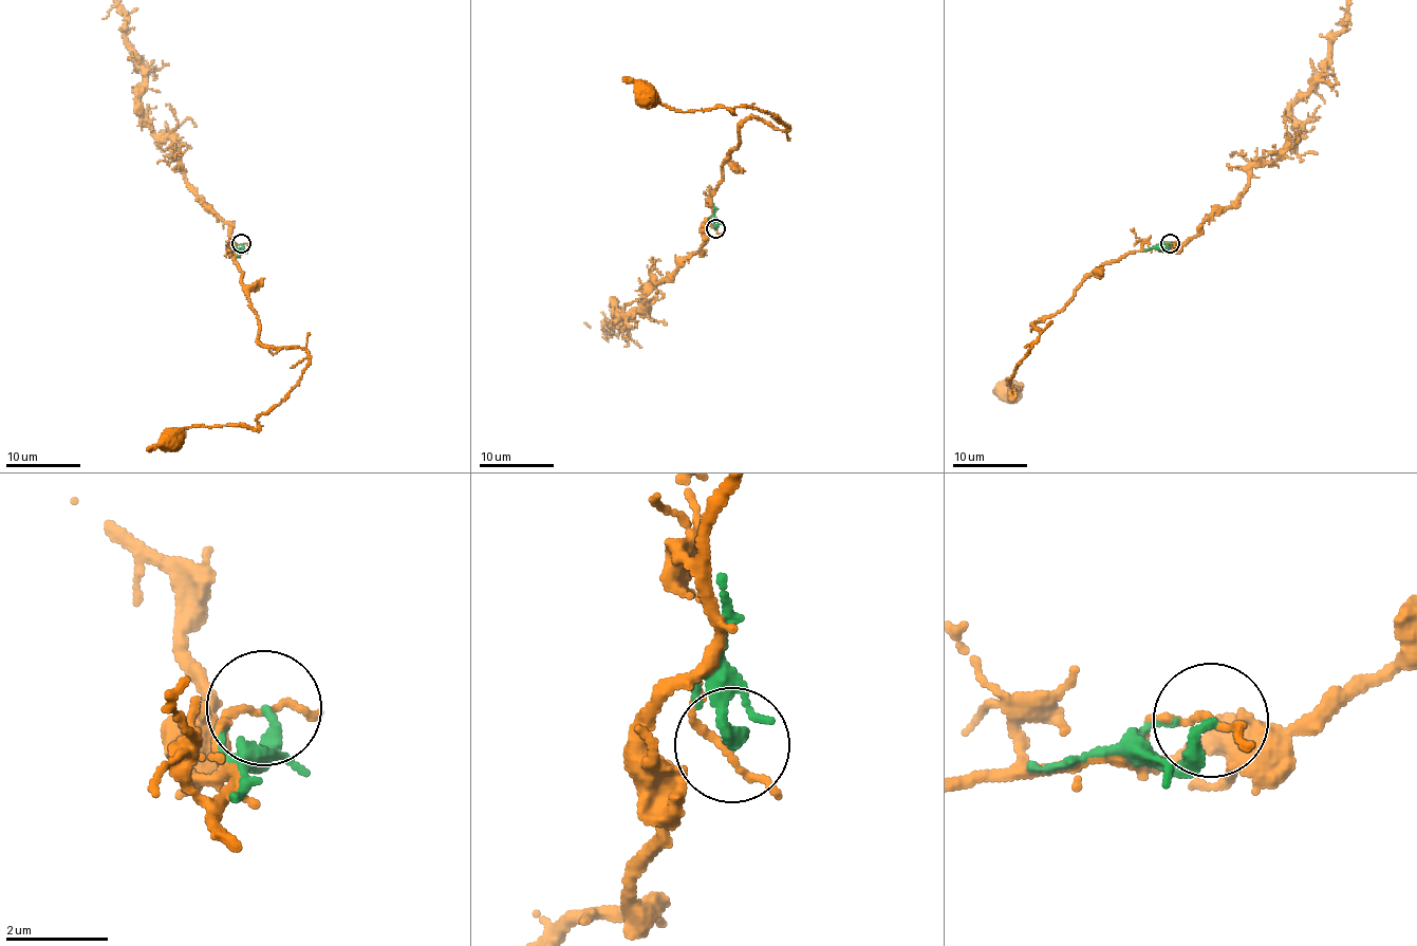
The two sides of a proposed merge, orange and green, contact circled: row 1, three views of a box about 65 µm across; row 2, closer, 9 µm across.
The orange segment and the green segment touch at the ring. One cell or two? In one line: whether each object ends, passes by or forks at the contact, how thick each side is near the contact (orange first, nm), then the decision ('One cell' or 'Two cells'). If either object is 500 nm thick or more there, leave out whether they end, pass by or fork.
At the ring orange passes by. At the ring green ends. Thickness 110 nm (orange) against 240 nm. Two cells

